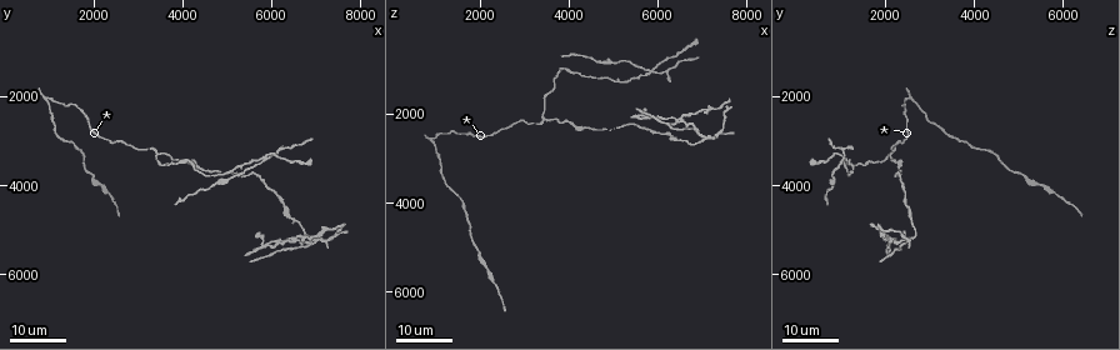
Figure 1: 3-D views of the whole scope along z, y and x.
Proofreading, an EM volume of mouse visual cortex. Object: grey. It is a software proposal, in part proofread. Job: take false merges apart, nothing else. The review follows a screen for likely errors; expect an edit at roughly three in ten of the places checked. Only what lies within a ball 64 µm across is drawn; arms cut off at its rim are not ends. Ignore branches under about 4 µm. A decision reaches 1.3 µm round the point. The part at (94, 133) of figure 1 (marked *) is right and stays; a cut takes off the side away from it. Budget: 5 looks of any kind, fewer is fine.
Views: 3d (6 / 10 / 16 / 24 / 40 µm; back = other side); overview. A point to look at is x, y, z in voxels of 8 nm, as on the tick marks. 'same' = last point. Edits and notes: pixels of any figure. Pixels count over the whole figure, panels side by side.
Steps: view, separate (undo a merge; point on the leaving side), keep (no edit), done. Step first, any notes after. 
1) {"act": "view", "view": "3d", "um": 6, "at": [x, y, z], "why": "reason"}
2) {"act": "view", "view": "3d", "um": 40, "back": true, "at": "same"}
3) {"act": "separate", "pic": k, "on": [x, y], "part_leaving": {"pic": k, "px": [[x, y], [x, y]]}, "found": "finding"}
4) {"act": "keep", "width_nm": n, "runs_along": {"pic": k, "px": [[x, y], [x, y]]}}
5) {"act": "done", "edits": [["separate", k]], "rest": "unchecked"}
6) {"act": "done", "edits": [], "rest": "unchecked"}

{"act": "view", "view": "3d", "um": 16, "at": [3450, 3300, 2100]}

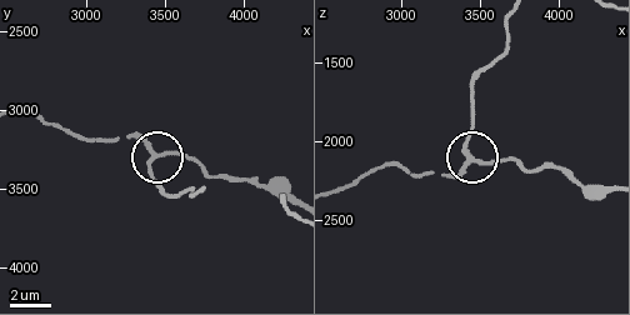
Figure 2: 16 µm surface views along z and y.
{"act": "view", "view": "3d", "um": 10, "at": [3420, 3300, 2100]}

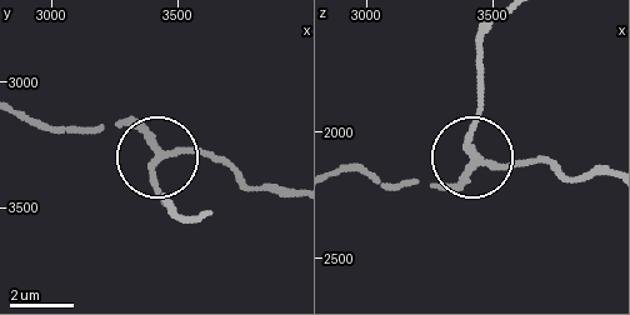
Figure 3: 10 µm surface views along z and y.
{"act": "keep", "arms": 3, "found": "continuous, no second cell"}

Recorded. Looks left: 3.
{"act": "view", "view": "3d", "um": 24, "at": [6400, 4750, 2550], "why": "calibre changes"}

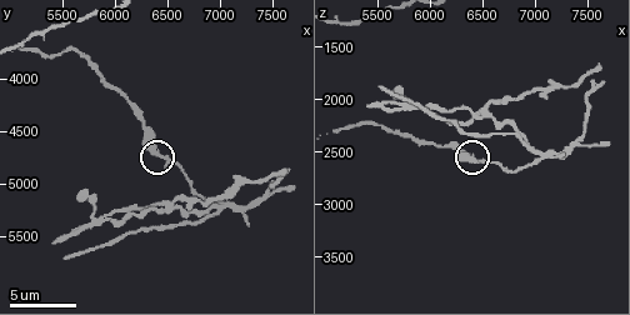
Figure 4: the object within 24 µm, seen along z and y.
{"act": "view", "view": "3d", "um": 6, "at": [6440, 4720, 2560], "why": "closer look"}

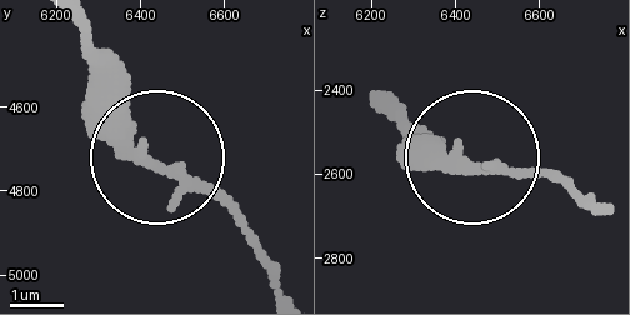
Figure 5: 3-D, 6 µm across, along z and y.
{"act": "keep", "runs_along": {"pic": 5, "px": [[391, 119], [414, 141], [495, 169], [571, 178]]}, "found": "continuous, no second cell"}

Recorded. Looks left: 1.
{"act": "view", "view": "3d", "um": 10, "at": [7100, 5180, 2520], "why": "three-way junction"}

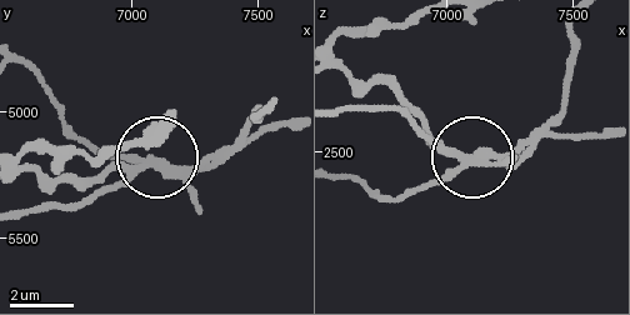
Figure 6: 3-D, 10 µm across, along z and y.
{"act": "separate", "pic": 6, "on": [119, 166], "side_arm_um": 7, "part_leaving": {"pic": 6, "px": [[163, 164], [118, 164], [85, 180], [20, 173]]}, "found": "a second cell is stuck on"}

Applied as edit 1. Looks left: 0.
{"act": "done", "edits": [["separate", 6]], "rest": "unchecked"}

